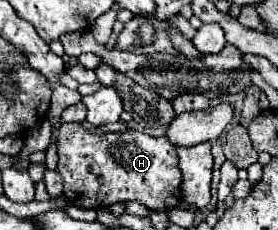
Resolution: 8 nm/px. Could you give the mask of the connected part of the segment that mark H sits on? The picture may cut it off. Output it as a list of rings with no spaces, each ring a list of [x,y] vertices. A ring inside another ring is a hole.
[[[63,122],[57,132],[57,172],[63,178],[63,196],[69,204],[79,208],[109,208],[115,202],[135,200],[149,210],[169,212],[181,204],[181,172],[177,168],[177,154],[167,138],[153,138],[137,130],[109,132],[101,136],[89,134],[81,124]]]

